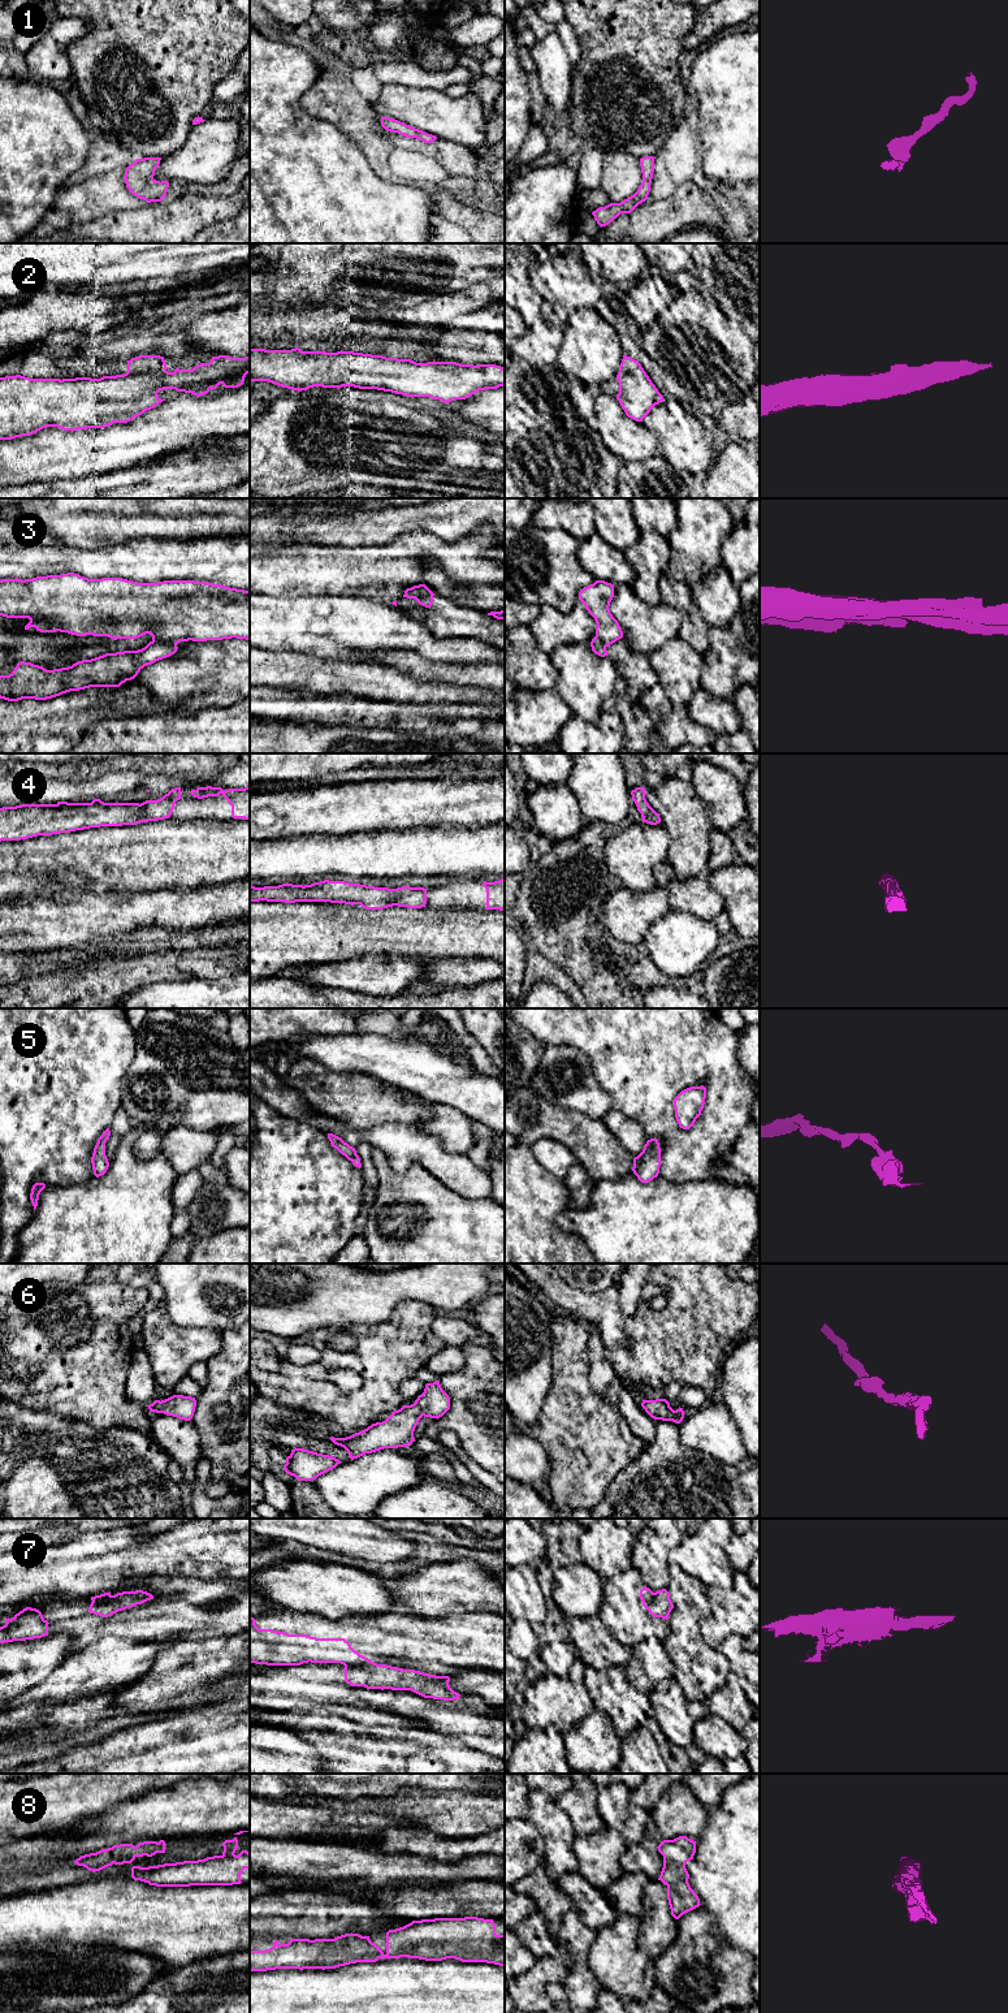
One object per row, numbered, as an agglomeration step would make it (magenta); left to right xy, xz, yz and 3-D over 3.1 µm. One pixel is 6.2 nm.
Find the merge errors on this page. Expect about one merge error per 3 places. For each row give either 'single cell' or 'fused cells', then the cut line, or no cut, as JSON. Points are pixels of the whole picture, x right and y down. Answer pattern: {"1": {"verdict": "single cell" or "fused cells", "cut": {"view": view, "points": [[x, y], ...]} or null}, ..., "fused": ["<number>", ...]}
{"1": {"verdict": "single cell", "cut": null}, "2": {"verdict": "single cell", "cut": null}, "3": {"verdict": "fused cells", "cut": {"view": "xy", "points": [[152, 639], [160, 639], [176, 646]]}}, "4": {"verdict": "single cell", "cut": null}, "5": {"verdict": "single cell", "cut": null}, "6": {"verdict": "single cell", "cut": null}, "7": {"verdict": "fused cells", "cut": {"view": "xz", "points": [[376, 1663], [345, 1666]]}}, "8": {"verdict": "single cell", "cut": null}, "fused": ["3", "7"]}

